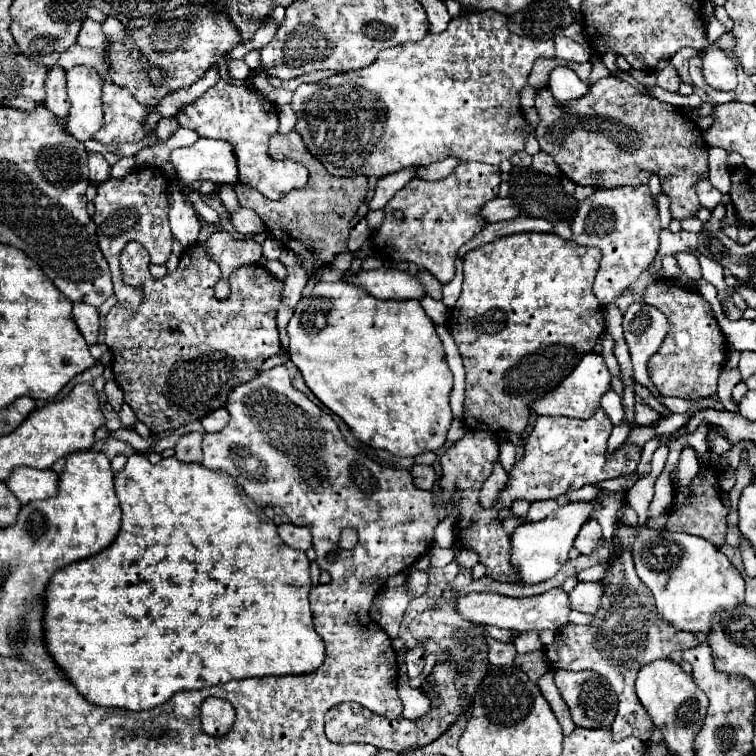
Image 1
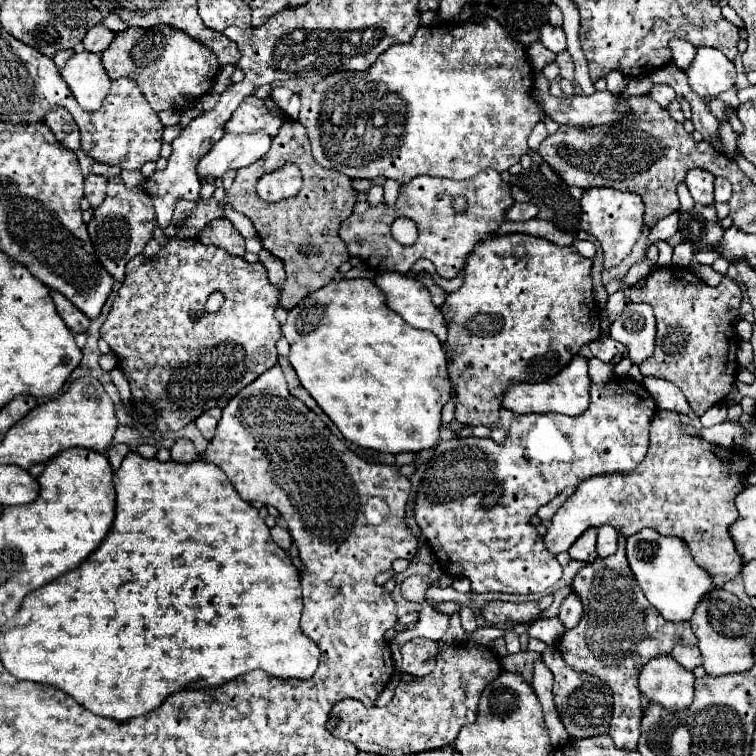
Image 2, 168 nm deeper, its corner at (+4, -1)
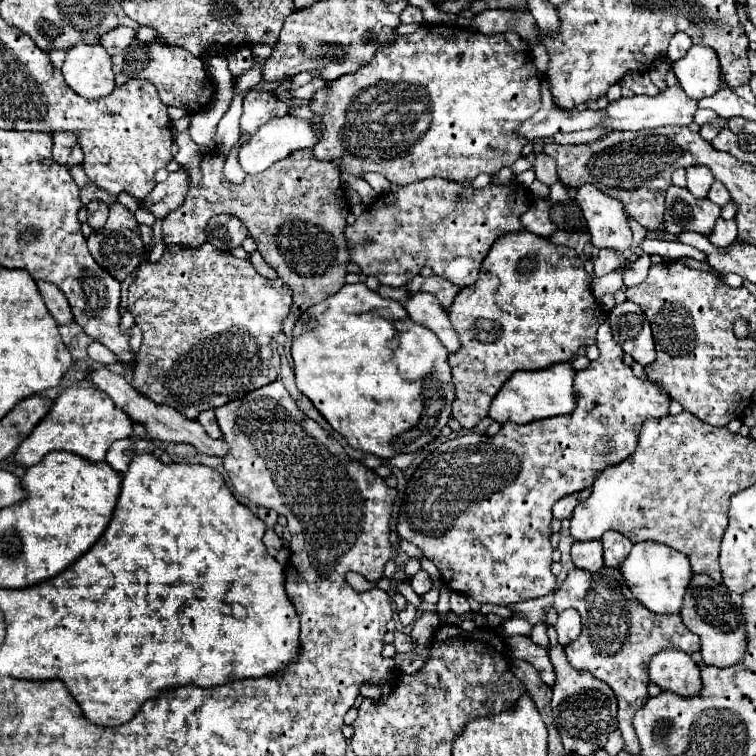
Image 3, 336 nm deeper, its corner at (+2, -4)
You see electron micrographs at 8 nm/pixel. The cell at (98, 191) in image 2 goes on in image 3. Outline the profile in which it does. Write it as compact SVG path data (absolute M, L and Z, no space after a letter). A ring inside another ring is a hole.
M92 200L88 206L88 224L92 230L100 230L108 218L108 204L102 200Z

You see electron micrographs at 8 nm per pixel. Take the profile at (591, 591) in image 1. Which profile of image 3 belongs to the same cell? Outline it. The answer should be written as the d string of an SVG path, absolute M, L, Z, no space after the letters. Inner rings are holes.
M564 610L558 616L558 622L556 622L558 644L562 646L570 644L574 638L578 638L580 630L582 630L582 624L580 624L580 614L576 610Z

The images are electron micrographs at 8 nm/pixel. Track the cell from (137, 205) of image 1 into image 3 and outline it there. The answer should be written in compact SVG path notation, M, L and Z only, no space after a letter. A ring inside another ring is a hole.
M114 202L114 204L110 204L110 216L108 216L104 228L98 230L98 232L92 232L88 236L88 250L94 256L94 260L110 276L114 276L120 282L124 278L128 278L140 266L140 262L144 258L144 244L142 244L142 236L140 236L138 226L140 224L136 222L134 214L128 208L124 208L120 202Z

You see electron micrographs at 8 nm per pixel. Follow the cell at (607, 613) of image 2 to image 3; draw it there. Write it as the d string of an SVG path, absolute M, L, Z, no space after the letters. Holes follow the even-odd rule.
M604 566L598 572L588 572L588 570L580 570L580 568L570 570L564 584L554 594L554 608L558 612L564 612L566 608L574 608L574 610L580 612L582 632L574 642L570 642L564 648L566 656L568 656L568 662L576 670L590 672L592 676L606 682L614 690L614 694L618 698L618 730L622 732L622 738L624 738L624 750L628 754L640 754L640 746L638 746L638 738L634 734L632 718L634 718L636 710L642 708L644 702L648 700L648 690L646 688L648 688L648 662L650 662L650 658L654 654L658 654L660 650L666 650L666 648L682 650L686 654L692 654L692 652L700 650L700 638L684 626L684 622L678 614L660 616L660 614L654 614L654 612L646 610L646 606L642 606L642 602L636 602L634 594L630 594L630 588L622 582L620 568Z

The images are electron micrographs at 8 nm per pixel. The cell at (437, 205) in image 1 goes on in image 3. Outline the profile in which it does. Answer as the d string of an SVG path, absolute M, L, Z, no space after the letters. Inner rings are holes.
M426 178L426 182L408 184L396 188L390 194L378 196L352 226L346 226L344 236L348 242L348 254L366 276L376 276L380 284L386 286L404 286L412 280L412 276L420 274L422 266L430 266L434 274L450 280L460 288L466 288L478 278L480 264L494 240L508 232L524 230L520 224L520 214L530 206L530 198L524 196L530 194L520 184L496 188L492 184L486 188L462 188L454 182L446 182L444 178Z

